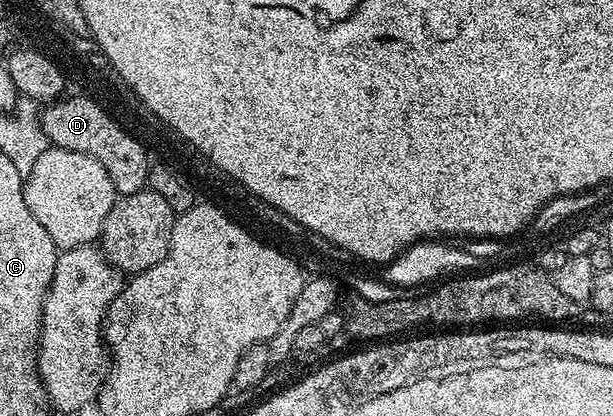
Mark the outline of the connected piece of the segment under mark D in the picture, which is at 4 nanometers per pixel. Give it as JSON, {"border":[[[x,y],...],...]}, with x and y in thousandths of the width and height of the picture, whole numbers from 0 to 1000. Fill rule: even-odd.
{"border":[[[104,233],[73,255],[69,267],[69,303],[80,346],[114,358],[153,377],[179,416],[179,435],[189,447],[191,471],[237,457],[235,373],[214,313],[204,310],[171,260],[155,245],[131,245],[119,233]]]}

